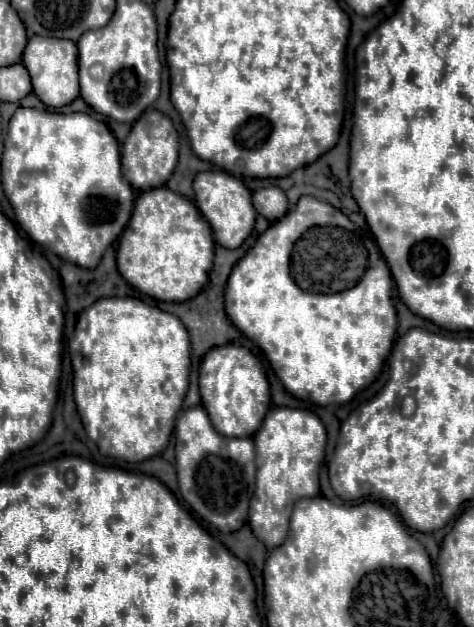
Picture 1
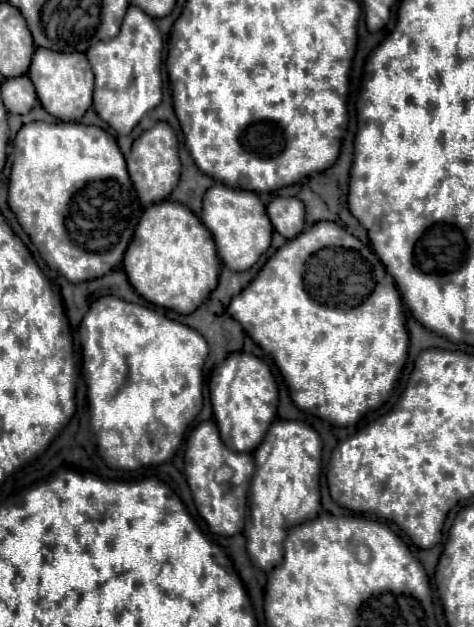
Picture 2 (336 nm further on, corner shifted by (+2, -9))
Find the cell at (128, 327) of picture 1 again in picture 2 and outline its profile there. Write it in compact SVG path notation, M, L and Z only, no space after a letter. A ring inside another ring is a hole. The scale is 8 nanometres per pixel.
M106 295L82 319L82 355L88 405L98 425L96 441L112 469L140 469L172 457L190 419L202 409L202 365L208 355L204 337L154 309ZM150 419L160 427L150 429Z

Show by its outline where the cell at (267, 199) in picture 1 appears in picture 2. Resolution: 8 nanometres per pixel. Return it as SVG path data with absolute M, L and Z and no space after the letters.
M274 197L268 207L268 217L274 225L274 229L286 237L292 239L294 235L302 233L304 229L304 205L298 197Z

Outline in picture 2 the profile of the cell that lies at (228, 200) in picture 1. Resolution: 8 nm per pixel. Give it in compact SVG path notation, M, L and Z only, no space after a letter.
M212 185L204 193L202 223L214 235L218 257L232 271L250 269L258 261L258 257L270 247L272 223L266 215L266 207L258 199L258 195L252 193L252 191L232 189L232 187L226 187L226 185Z

